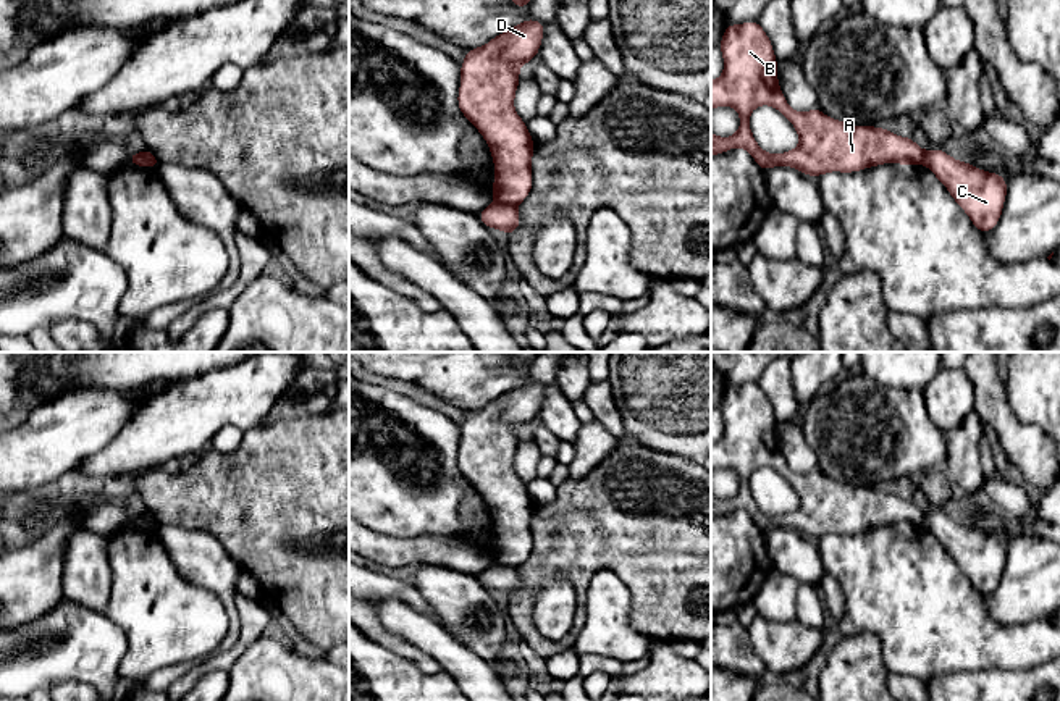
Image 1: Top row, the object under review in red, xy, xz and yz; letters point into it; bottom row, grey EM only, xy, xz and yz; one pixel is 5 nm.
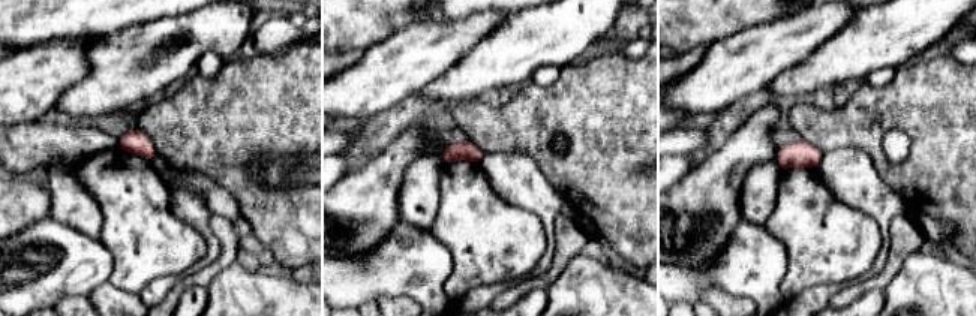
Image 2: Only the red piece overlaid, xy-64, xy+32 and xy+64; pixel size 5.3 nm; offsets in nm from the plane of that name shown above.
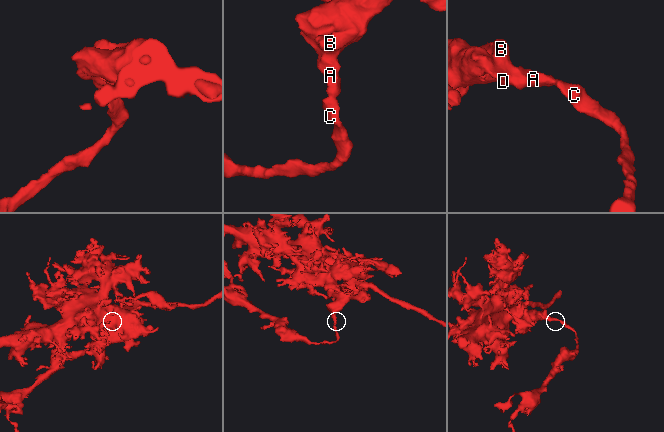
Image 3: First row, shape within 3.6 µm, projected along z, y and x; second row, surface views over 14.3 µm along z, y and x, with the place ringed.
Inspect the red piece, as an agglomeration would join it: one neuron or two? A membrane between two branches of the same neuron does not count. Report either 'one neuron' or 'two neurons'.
two neurons

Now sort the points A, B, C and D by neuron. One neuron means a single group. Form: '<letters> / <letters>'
A B D / C

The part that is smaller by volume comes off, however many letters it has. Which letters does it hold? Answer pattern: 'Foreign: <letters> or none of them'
Foreign: C

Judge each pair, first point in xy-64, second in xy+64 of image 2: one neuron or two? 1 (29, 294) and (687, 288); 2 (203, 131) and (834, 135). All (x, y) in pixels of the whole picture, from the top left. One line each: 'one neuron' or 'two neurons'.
1: one neuron
2: one neuron

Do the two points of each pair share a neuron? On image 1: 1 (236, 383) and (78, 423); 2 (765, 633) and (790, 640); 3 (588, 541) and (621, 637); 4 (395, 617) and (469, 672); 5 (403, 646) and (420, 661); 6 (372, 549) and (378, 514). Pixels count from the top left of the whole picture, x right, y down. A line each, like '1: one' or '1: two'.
1: two
2: one
3: two
4: one
5: one
6: two

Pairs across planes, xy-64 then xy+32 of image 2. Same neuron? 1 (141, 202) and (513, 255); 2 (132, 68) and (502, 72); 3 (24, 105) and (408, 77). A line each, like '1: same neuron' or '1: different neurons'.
1: same neuron
2: same neuron
3: same neuron

